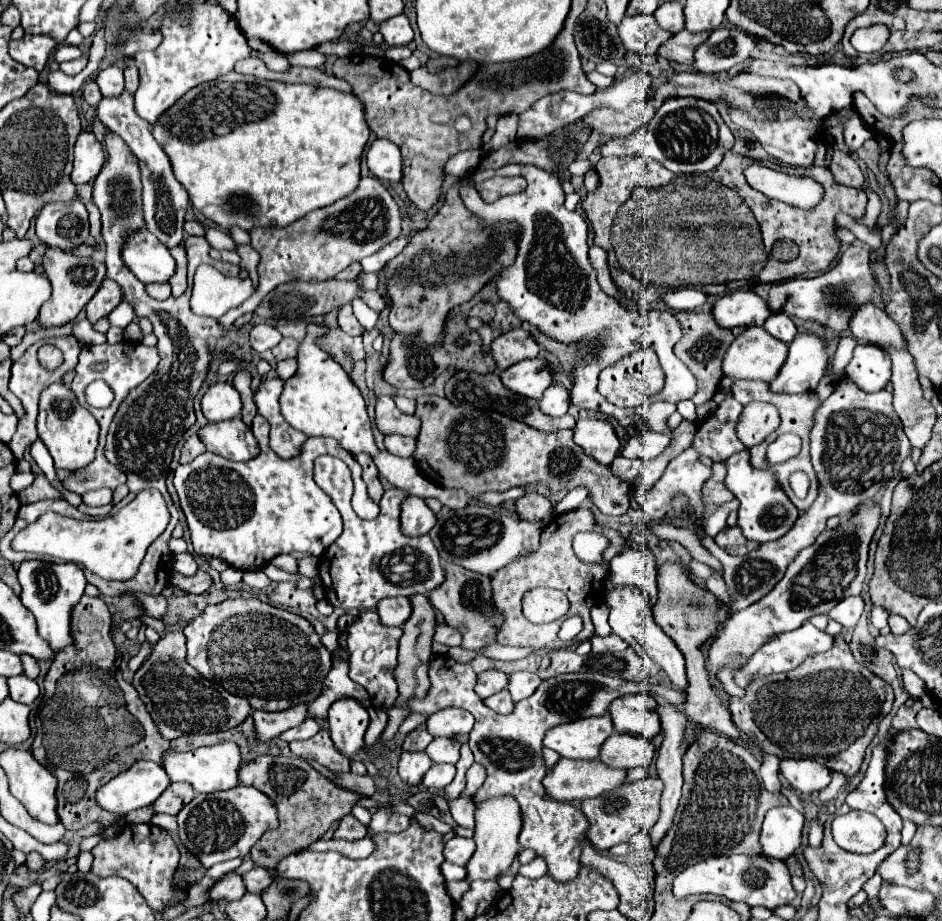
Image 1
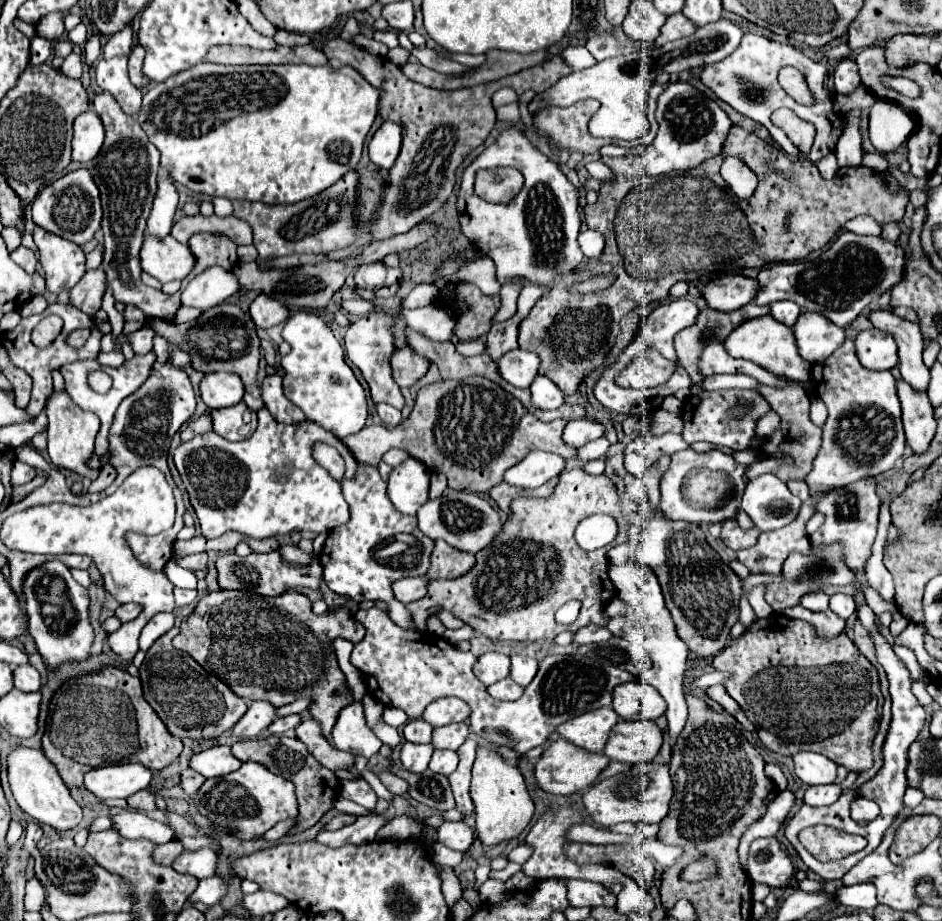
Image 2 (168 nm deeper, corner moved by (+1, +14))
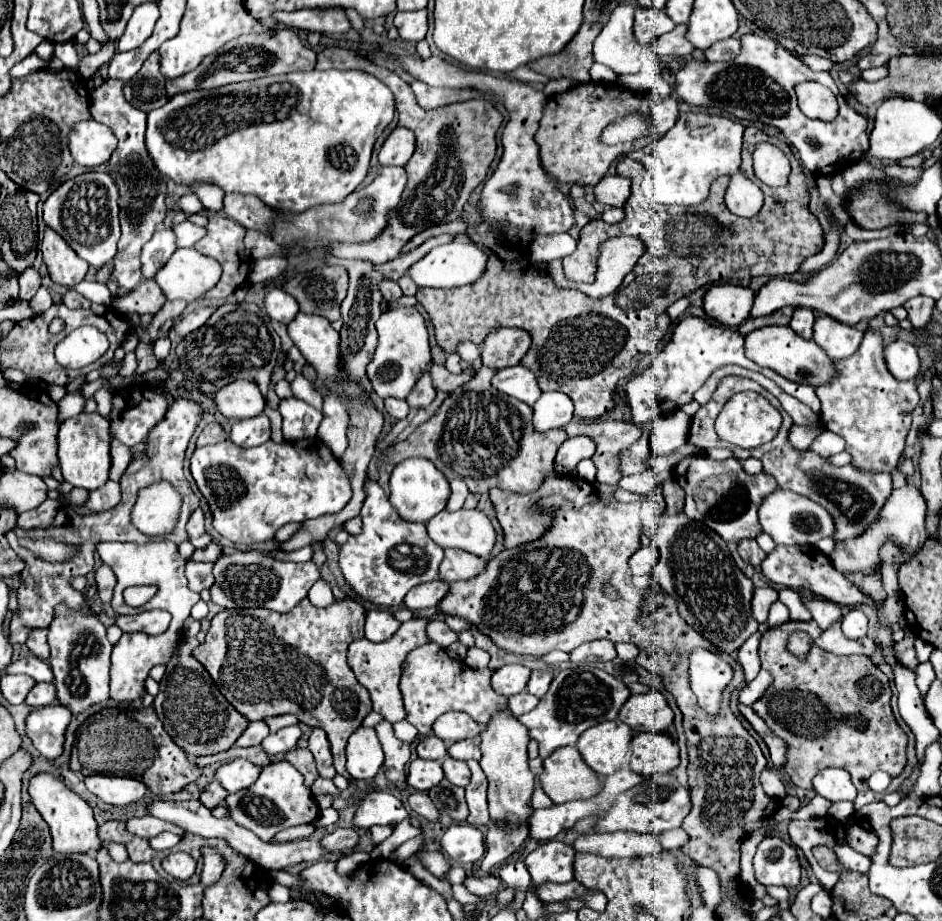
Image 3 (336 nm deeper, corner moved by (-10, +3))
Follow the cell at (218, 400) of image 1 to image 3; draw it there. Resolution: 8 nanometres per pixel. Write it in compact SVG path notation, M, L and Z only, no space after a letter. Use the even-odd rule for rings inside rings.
M237 379L225 385L215 395L217 409L227 419L249 419L253 415L261 415L265 407L265 399L253 381Z

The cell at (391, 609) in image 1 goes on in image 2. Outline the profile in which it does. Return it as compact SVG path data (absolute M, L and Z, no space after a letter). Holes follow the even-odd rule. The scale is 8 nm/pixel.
M400 578L392 584L396 600L402 604L410 604L420 600L428 592L428 580L426 578Z

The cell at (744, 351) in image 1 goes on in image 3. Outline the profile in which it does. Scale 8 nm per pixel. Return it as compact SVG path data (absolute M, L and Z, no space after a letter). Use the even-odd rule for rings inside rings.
M761 327L745 337L745 355L751 357L761 367L769 367L781 377L805 383L805 385L825 385L833 377L833 361L825 355L825 351L803 337L799 337L791 327Z

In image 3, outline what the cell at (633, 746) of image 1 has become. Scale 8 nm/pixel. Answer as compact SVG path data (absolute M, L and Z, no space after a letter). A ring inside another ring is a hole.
M635 733L631 749L633 749L633 755L631 755L629 767L633 773L639 773L643 777L651 777L657 773L669 773L671 769L679 765L679 747L665 733Z

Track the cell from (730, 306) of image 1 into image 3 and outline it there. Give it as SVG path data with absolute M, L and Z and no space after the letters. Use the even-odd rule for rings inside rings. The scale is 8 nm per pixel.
M715 283L703 297L705 313L727 327L741 325L749 315L755 301L755 293L749 287L731 283Z

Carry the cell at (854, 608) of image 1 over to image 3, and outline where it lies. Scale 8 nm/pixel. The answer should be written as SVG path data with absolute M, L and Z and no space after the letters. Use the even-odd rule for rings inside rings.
M851 609L843 617L841 627L843 627L845 637L849 637L849 639L861 639L861 637L867 635L867 617L859 609Z

